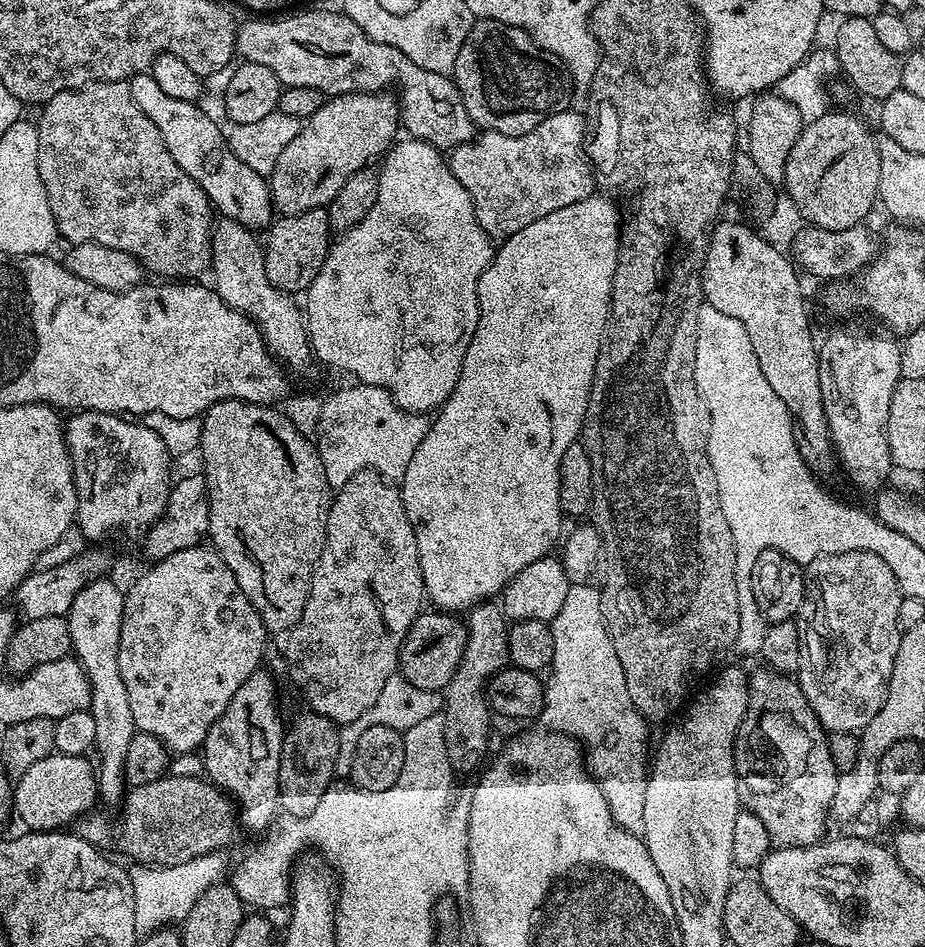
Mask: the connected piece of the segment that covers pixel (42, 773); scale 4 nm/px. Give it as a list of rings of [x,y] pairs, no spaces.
[[[56,752],[51,756],[42,758],[42,762],[34,762],[26,774],[22,774],[14,784],[14,812],[25,825],[25,829],[33,832],[55,832],[67,829],[76,819],[87,817],[93,811],[92,803],[98,800],[98,776],[88,765],[89,761],[83,756],[67,756]]]

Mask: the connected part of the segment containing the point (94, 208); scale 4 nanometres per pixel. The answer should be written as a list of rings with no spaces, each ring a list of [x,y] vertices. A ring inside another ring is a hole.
[[[117,78],[114,80],[101,80],[98,84],[88,84],[85,88],[75,88],[62,94],[54,94],[48,103],[43,105],[44,112],[38,119],[36,129],[38,130],[38,174],[42,178],[42,186],[46,190],[46,198],[50,202],[50,214],[54,214],[57,233],[64,236],[72,244],[84,244],[92,240],[95,244],[110,246],[114,250],[122,250],[130,254],[149,273],[157,272],[160,278],[196,278],[199,272],[207,273],[212,262],[212,225],[214,223],[214,209],[212,203],[208,201],[208,196],[170,158],[170,150],[166,150],[166,142],[162,142],[162,134],[158,134],[158,126],[142,114],[138,102],[134,102],[132,85],[127,79]]]

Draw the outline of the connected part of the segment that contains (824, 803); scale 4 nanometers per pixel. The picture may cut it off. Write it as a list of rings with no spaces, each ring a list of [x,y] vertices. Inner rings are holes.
[[[769,671],[769,676],[761,680],[751,681],[748,689],[748,705],[744,711],[744,717],[740,719],[740,729],[736,732],[736,742],[732,745],[732,766],[736,769],[736,794],[739,803],[749,812],[753,812],[762,820],[762,826],[766,826],[768,837],[772,839],[776,848],[805,848],[811,844],[818,844],[825,839],[824,823],[830,820],[832,799],[836,793],[836,777],[838,775],[832,755],[828,749],[828,736],[825,728],[820,725],[820,720],[812,713],[812,707],[804,696],[799,683],[791,675],[781,674],[777,671]]]

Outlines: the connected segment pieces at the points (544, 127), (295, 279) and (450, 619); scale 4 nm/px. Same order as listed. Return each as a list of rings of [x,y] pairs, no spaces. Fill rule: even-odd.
[[[565,110],[546,118],[525,136],[507,136],[501,132],[484,130],[471,142],[451,149],[447,157],[448,169],[454,174],[454,178],[462,182],[462,186],[466,186],[476,220],[489,240],[509,240],[514,234],[518,234],[518,230],[526,230],[530,222],[538,222],[538,218],[546,218],[546,214],[554,214],[554,210],[562,210],[562,206],[577,204],[593,195],[594,169],[588,159],[586,147],[586,120],[584,124],[583,118],[572,111]]]
[[[313,208],[311,212],[299,212],[293,216],[273,219],[267,229],[268,244],[263,245],[266,262],[266,278],[278,290],[289,294],[307,293],[314,278],[322,270],[330,247],[328,213],[324,208]]]
[[[444,610],[421,611],[416,621],[410,626],[406,638],[400,647],[398,672],[406,682],[422,690],[439,692],[448,687],[450,678],[460,665],[462,654],[466,650],[468,629],[463,619]],[[460,619],[460,620],[456,620]]]

